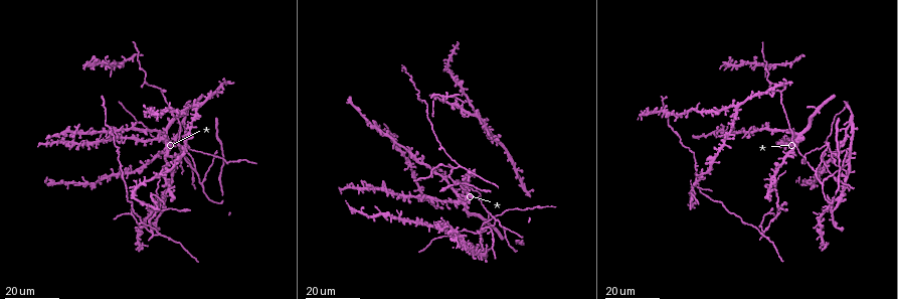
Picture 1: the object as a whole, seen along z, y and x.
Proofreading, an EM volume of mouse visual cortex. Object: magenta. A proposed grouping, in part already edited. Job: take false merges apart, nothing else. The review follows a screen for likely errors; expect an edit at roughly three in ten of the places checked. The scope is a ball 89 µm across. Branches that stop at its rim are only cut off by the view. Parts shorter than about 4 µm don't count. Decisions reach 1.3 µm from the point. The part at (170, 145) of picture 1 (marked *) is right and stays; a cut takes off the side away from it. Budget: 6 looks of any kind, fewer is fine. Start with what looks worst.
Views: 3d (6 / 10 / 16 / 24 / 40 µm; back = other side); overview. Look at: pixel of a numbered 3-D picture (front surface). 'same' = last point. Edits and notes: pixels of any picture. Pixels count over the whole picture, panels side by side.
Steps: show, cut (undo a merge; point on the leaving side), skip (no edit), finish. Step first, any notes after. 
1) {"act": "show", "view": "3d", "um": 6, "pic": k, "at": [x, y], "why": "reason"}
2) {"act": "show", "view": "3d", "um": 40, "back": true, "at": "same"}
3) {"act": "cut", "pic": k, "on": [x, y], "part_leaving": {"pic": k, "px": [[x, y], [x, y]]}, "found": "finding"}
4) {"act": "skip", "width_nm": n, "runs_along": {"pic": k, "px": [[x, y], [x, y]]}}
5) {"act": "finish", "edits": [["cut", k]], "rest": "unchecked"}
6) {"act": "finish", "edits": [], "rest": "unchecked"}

{"act": "show", "view": "3d", "um": 24, "pic": 1, "at": [688, 206], "why": "small branch off a trunk"}

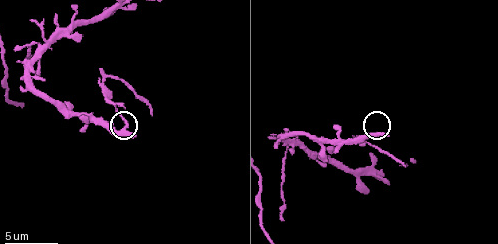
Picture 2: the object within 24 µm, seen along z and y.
{"act": "show", "view": "3d", "um": 10, "pic": 2, "at": [124, 127]}

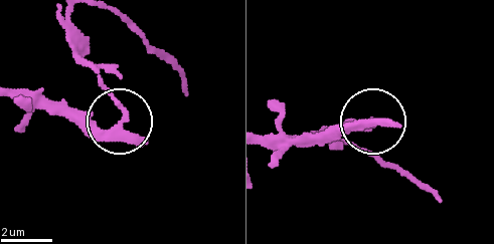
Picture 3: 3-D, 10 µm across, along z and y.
{"act": "cut", "pic": 3, "on": [102, 88], "width_nm": 290, "part_leaving": {"pic": 3, "px": [[123, 117], [79, 54], [71, 15]]}, "found": "a second neuron is stuck on"}

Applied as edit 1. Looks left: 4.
{"act": "show", "view": "overview"}

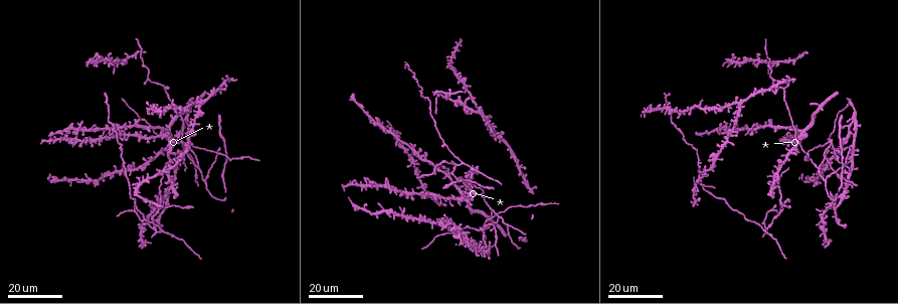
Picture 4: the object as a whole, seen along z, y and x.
{"act": "show", "view": "3d", "um": 24, "pic": 4, "at": [766, 229]}

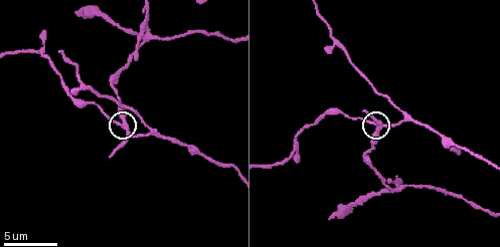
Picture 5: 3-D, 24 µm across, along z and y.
{"act": "show", "view": "3d", "um": 10, "pic": 5, "at": [124, 128]}

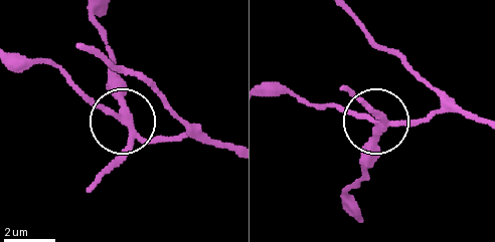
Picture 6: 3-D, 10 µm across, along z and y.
{"act": "cut", "pic": 6, "on": [122, 163], "side_arm_um": 22, "arms": 3, "found": "two neurons meet here"}

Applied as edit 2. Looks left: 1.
{"act": "finish", "edits": [["cut", 3], ["cut", 6]], "rest": "unchecked"}

